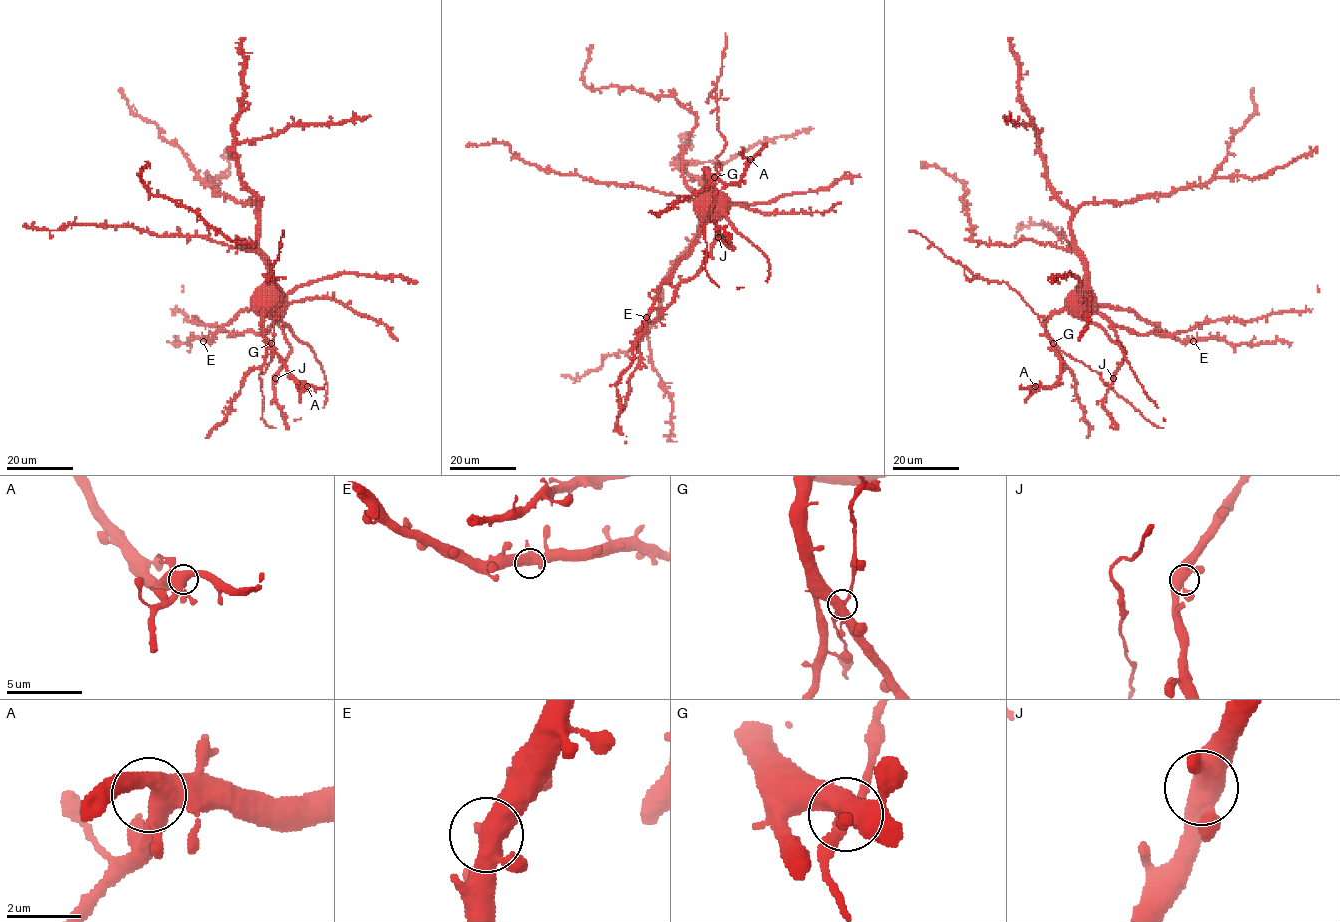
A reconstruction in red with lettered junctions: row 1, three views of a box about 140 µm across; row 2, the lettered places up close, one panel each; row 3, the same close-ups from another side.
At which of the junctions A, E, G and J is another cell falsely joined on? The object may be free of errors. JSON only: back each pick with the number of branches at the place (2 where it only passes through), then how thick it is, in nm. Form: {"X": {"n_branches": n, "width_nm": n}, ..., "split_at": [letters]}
{"split_at": []}

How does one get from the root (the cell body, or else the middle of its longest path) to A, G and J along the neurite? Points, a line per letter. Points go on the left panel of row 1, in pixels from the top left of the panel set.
A: (275, 306), (264, 314), (264, 335), (288, 374), (300, 386), (307, 386)
G: (275, 306), (267, 310), (263, 319), (264, 335), (271, 343)
J: (275, 306), (284, 313), (273, 312), (273, 317), (290, 348), (290, 354), (275, 378)

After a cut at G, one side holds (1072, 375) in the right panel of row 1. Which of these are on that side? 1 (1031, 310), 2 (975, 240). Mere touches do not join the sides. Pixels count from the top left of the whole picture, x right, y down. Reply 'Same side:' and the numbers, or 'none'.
Same side: 2

